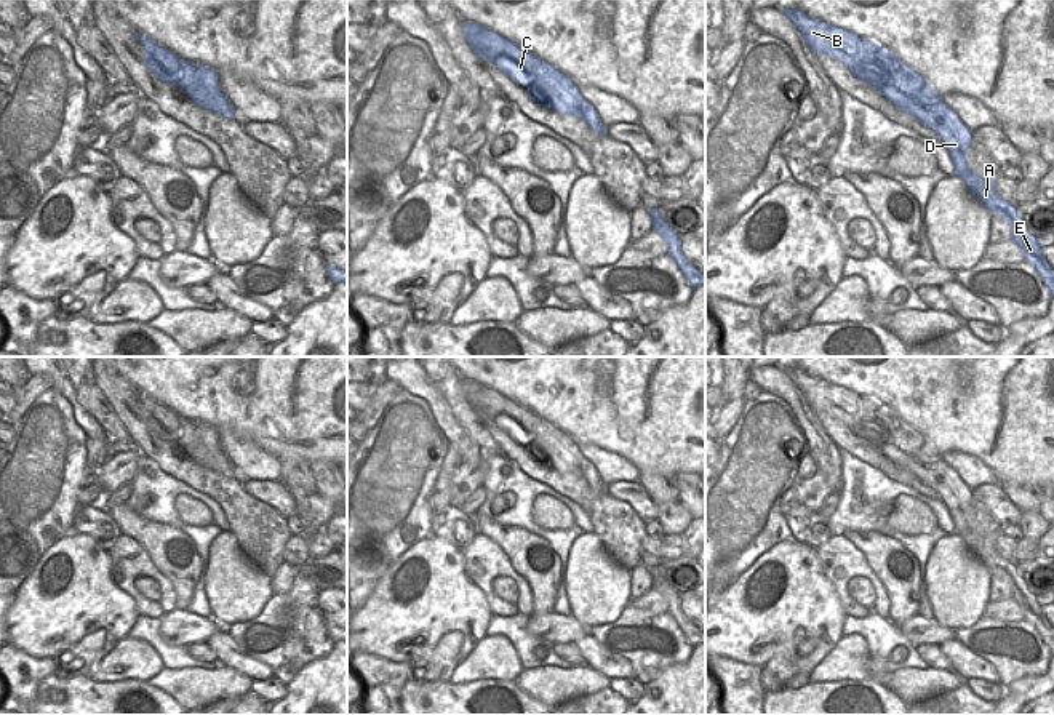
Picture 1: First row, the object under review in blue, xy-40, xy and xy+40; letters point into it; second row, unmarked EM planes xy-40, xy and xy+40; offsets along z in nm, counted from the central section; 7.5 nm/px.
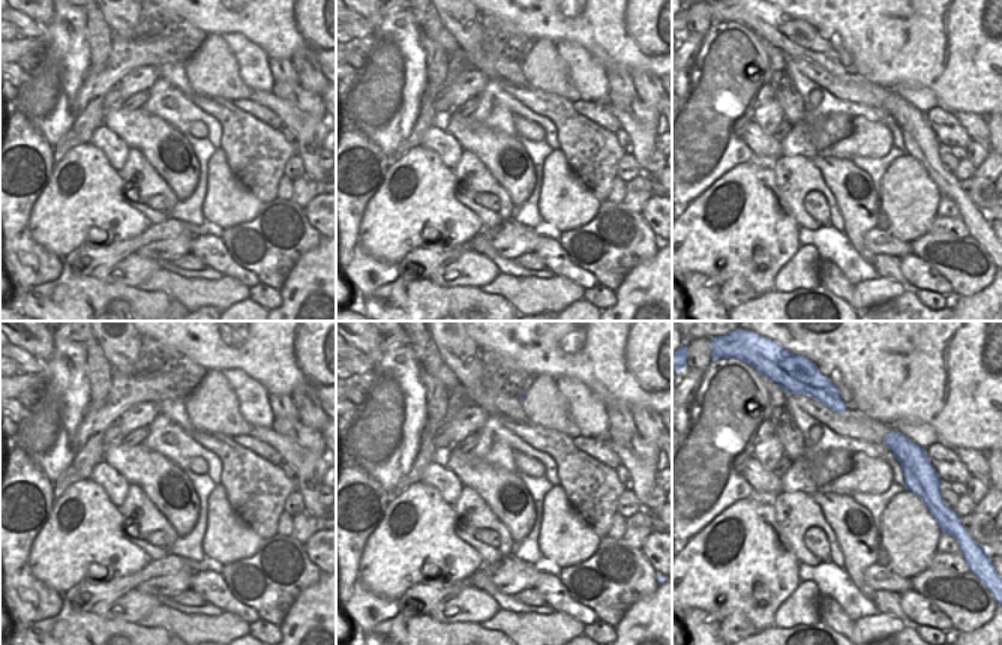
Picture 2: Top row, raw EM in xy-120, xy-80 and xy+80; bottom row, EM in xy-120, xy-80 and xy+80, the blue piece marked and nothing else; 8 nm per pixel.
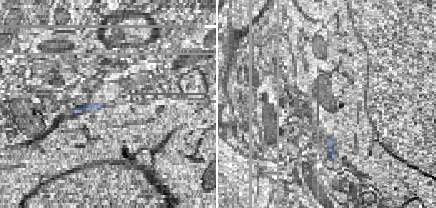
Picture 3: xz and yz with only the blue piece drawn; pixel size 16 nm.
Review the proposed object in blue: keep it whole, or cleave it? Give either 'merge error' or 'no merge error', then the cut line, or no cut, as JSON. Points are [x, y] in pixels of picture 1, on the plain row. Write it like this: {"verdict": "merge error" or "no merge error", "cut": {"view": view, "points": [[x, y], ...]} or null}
{"verdict": "no merge error", "cut": null}

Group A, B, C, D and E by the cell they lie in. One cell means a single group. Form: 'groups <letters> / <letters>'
groups A B C D E

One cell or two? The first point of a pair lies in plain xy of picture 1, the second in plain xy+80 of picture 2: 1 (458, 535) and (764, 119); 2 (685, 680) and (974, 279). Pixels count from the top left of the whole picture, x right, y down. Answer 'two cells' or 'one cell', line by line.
1: two cells
2: two cells

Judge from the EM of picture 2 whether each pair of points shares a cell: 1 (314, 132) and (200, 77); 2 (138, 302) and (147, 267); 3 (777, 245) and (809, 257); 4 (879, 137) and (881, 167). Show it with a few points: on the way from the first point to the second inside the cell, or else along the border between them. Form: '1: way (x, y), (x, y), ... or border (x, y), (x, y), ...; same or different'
1: way (285, 110), (267, 98), (240, 92), (228, 84); same
2: border (102, 281), (137, 288); different
3: border (800, 248), (777, 273), (776, 282); different
4: border (893, 146), (882, 156), (854, 156), (851, 159); different

